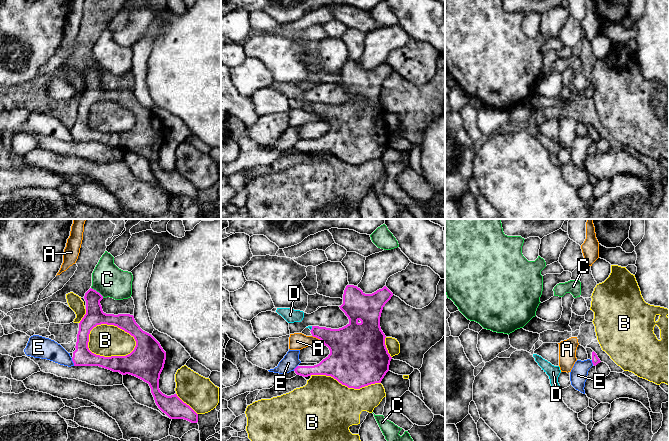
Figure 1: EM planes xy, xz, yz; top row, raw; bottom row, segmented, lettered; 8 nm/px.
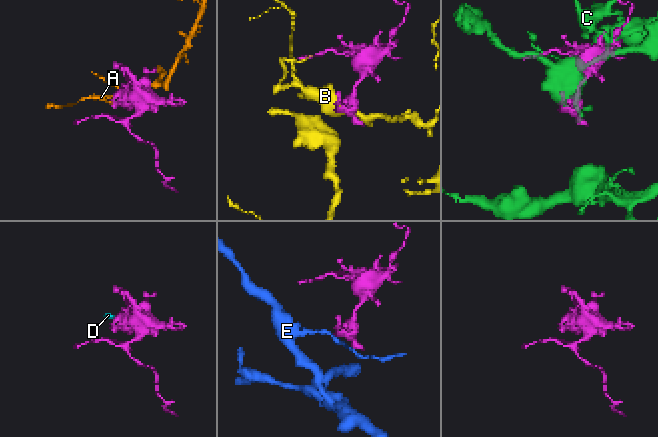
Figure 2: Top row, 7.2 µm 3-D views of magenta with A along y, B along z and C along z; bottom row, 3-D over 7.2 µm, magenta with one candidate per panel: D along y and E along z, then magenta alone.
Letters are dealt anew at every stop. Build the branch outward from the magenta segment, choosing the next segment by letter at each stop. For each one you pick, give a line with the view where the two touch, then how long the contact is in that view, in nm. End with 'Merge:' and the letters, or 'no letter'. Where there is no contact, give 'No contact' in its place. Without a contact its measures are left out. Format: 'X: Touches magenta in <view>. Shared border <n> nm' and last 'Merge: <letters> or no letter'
D: Touches magenta in xz. Shared border 40 nm
Merge: D

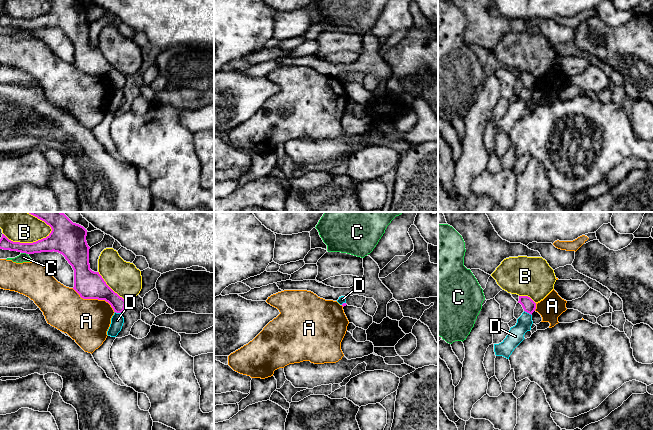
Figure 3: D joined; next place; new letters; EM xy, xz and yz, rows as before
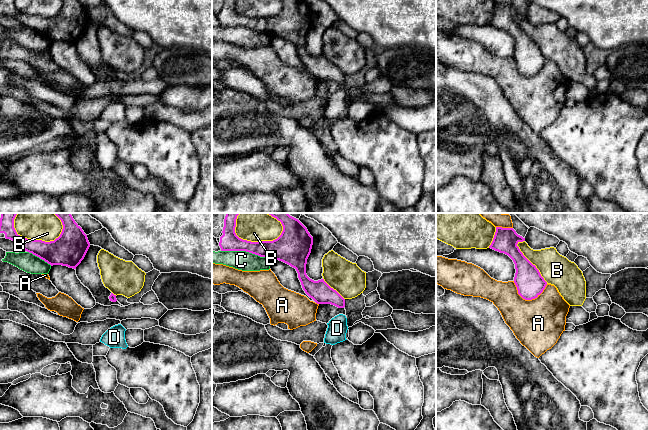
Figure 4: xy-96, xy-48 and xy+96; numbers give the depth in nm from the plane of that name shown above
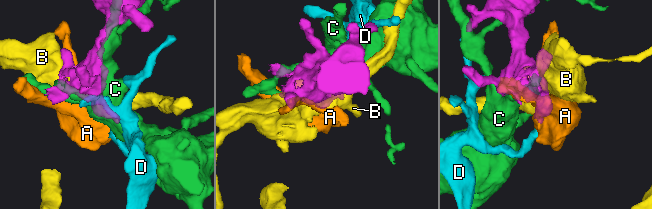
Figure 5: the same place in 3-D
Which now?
Merge: no letter

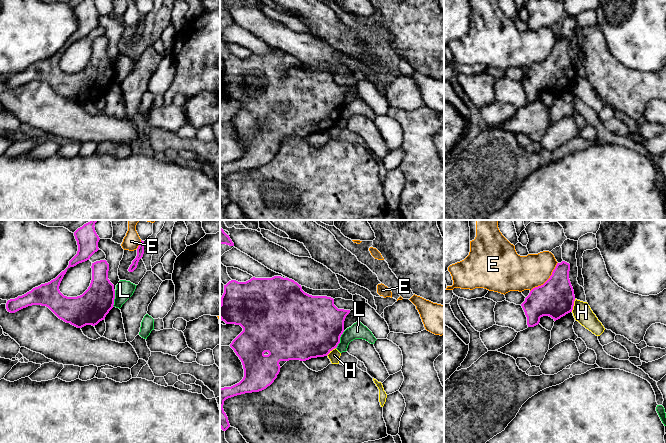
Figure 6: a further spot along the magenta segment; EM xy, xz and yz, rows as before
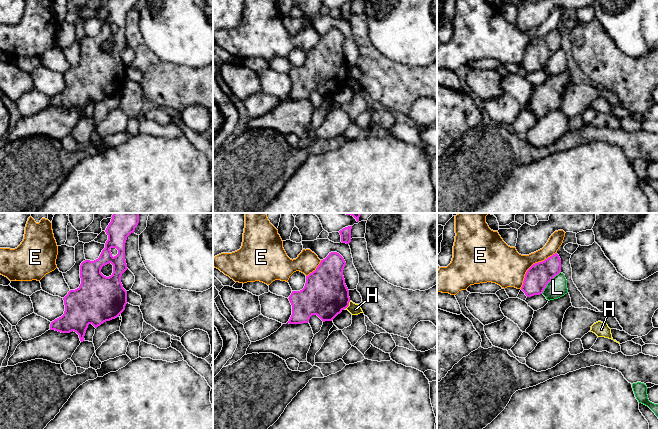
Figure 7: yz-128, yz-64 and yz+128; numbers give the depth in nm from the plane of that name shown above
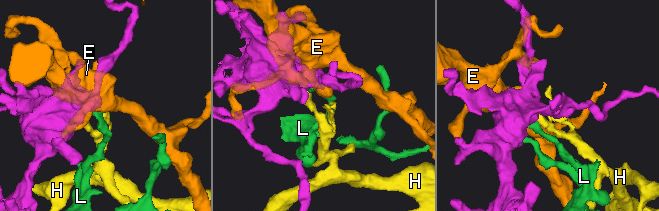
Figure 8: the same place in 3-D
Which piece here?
Merge: no letter

